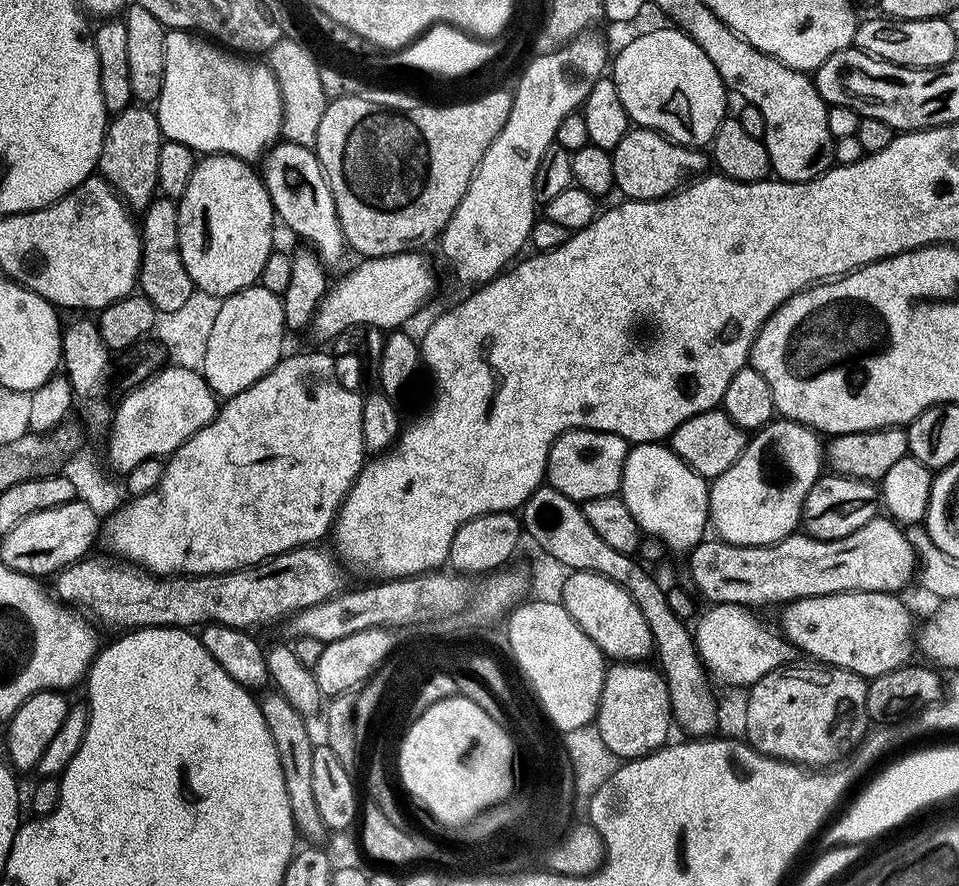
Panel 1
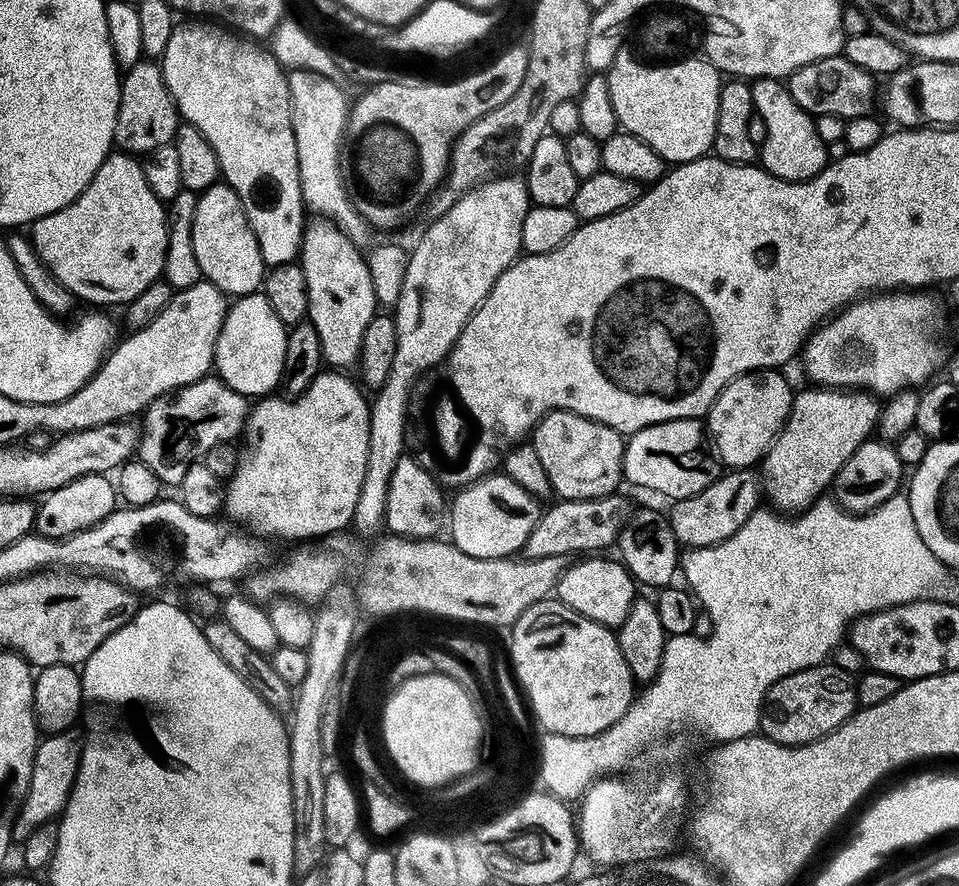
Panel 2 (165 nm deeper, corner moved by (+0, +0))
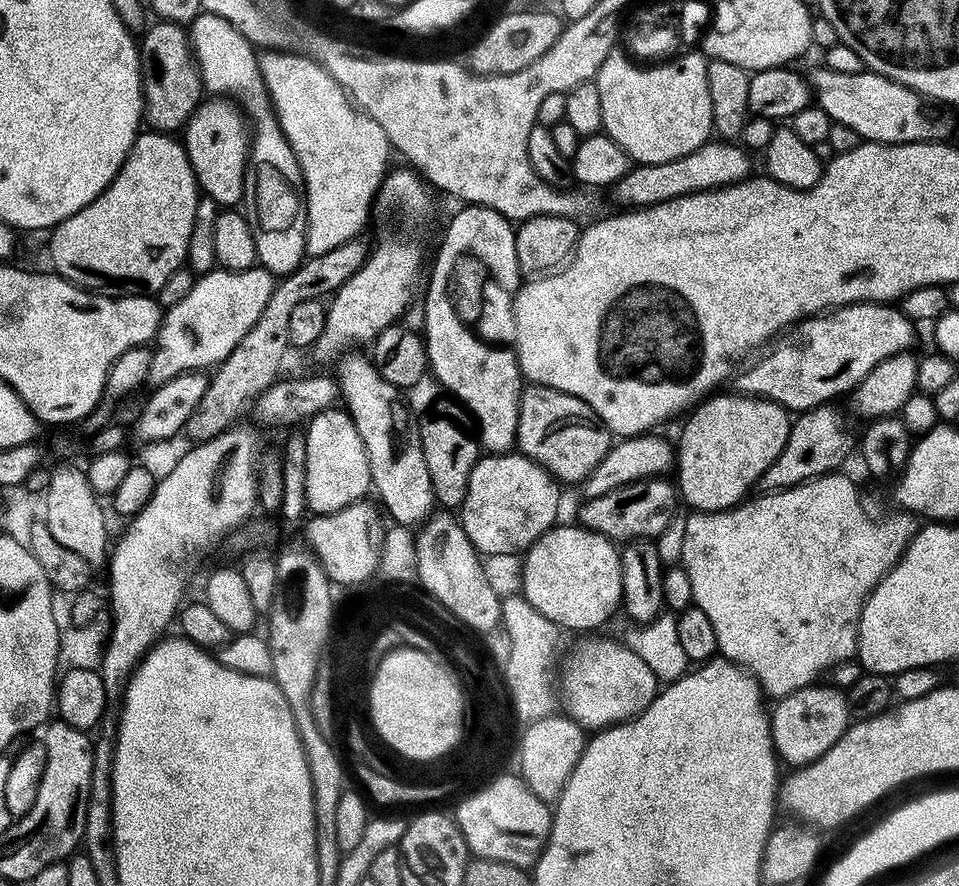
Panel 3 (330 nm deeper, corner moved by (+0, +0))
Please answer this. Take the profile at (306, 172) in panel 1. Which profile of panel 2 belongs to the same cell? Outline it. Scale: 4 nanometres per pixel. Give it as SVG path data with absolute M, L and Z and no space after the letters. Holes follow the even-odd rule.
M316 218L305 227L301 242L298 263L306 274L306 286L308 287L308 314L314 330L320 339L320 354L325 361L328 360L333 369L347 369L347 364L355 365L360 354L362 334L366 332L366 326L377 315L378 301L375 294L374 282L371 280L365 257L360 254L361 249L345 234L337 224L323 218Z

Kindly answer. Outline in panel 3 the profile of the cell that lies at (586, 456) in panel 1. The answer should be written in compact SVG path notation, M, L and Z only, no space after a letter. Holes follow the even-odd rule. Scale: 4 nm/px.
M529 383L520 398L515 443L557 481L576 486L606 458L614 436L586 402L557 388Z

